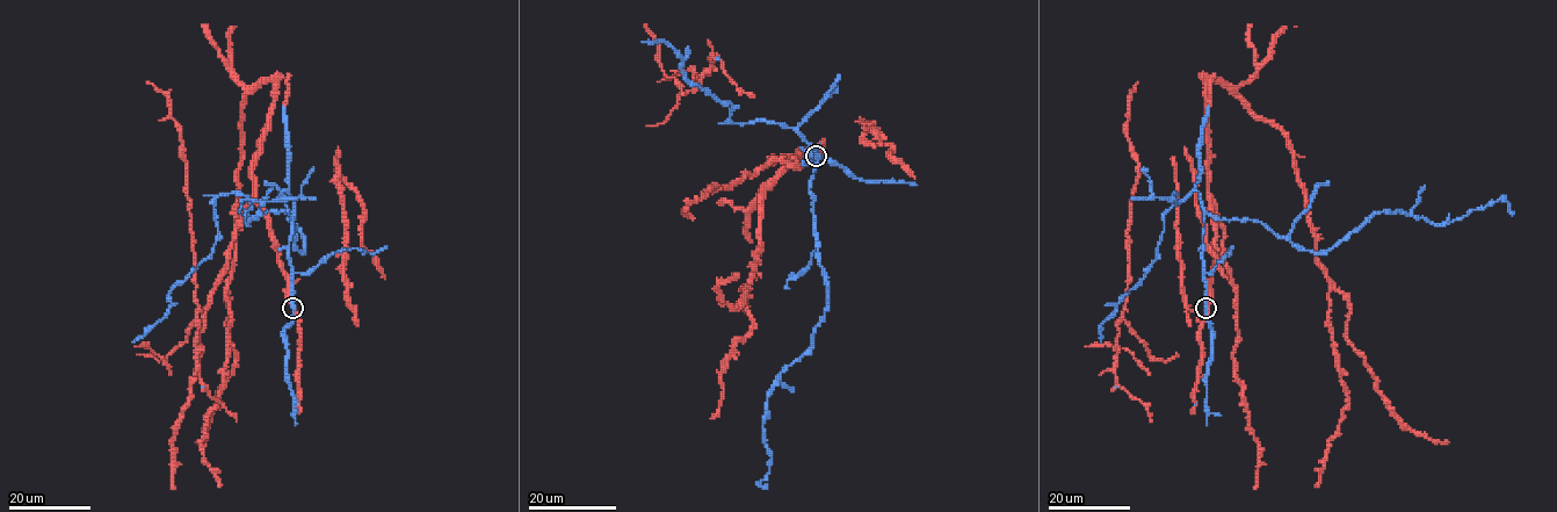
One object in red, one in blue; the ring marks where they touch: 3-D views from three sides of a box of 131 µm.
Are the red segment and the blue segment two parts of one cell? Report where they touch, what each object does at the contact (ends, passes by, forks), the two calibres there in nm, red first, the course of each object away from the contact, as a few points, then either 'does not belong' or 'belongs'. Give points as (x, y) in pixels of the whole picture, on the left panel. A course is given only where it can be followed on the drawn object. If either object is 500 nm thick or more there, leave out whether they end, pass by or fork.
(292, 308) | 500/440 nm | red via (292, 308), (253, 173), (272, 103), (268, 80), (245, 98), (227, 362), (200, 442), (221, 487) | blue via (292, 308), (292, 213), (299, 252), (302, 230), (289, 213), (247, 224), (248, 199), (239, 210), (248, 213) | belongs

